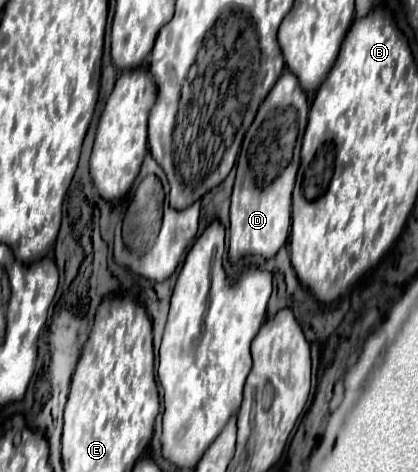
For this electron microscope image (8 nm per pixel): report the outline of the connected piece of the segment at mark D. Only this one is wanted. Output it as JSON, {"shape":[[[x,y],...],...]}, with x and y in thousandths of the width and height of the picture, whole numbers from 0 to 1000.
{"shape":[[[682,148],[624,216],[610,254],[586,280],[567,335],[567,381],[553,411],[553,551],[572,551],[596,538],[653,547],[663,530],[682,521],[696,479],[696,407],[715,352],[711,318],[725,271],[734,267],[734,237],[734,195],[715,182],[715,169]]]}

